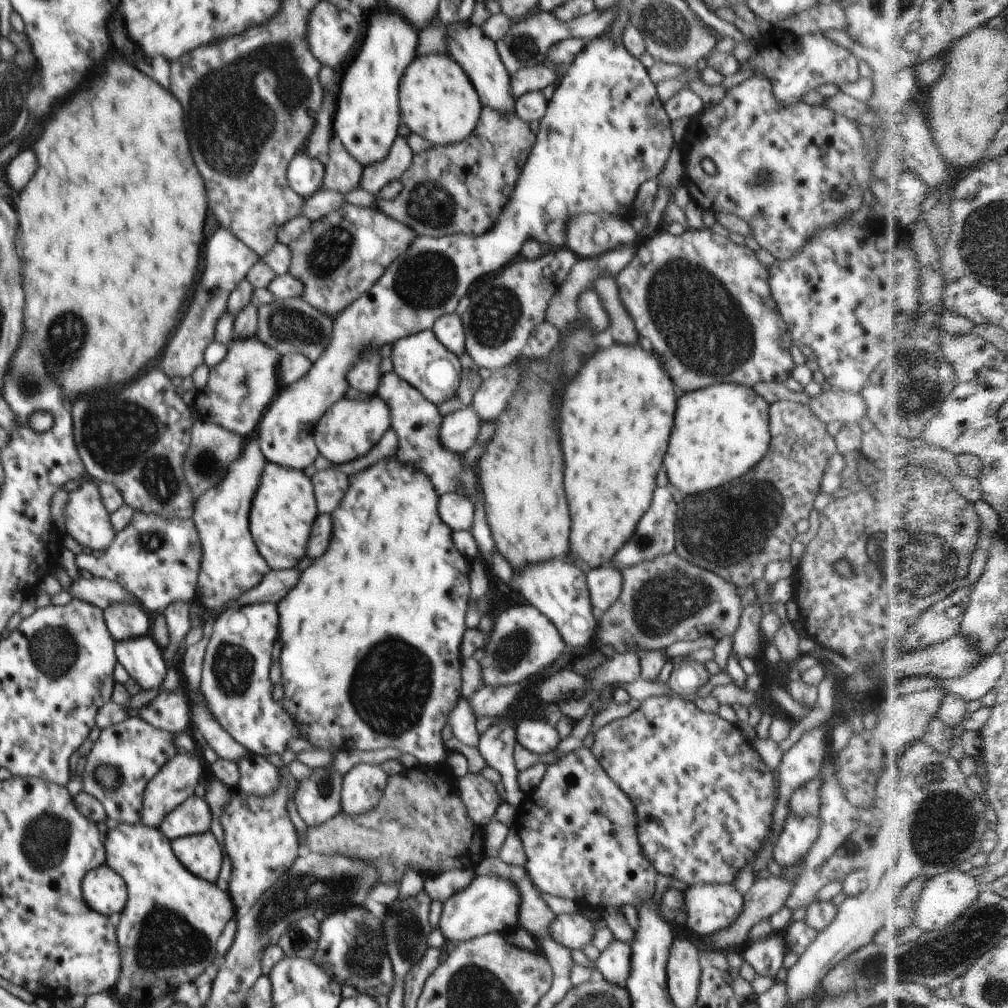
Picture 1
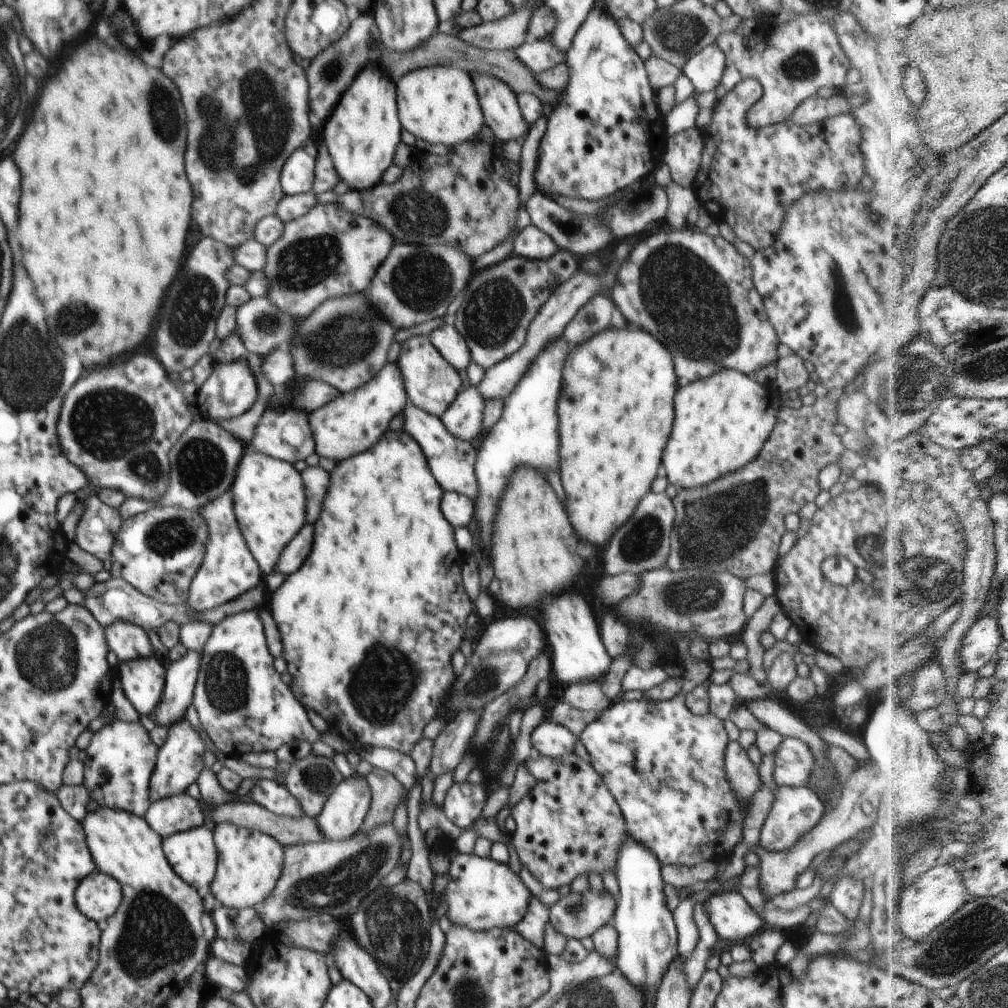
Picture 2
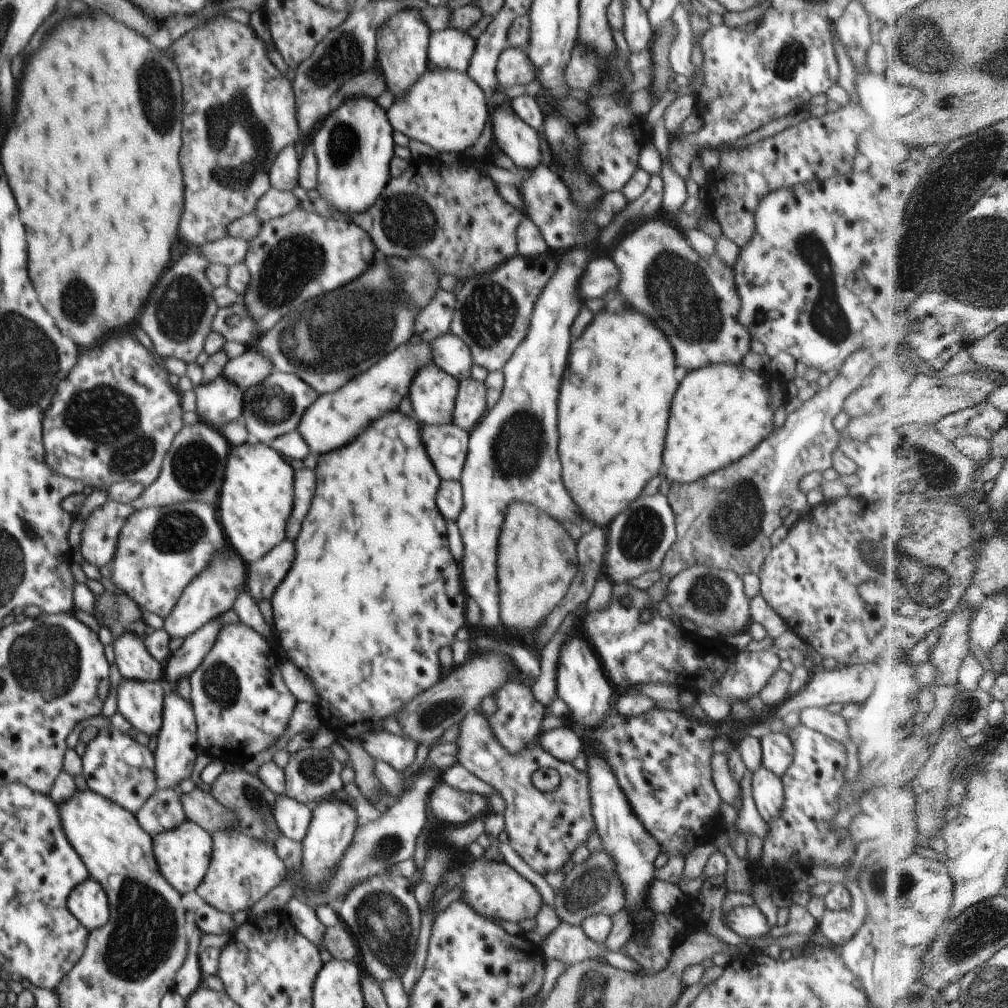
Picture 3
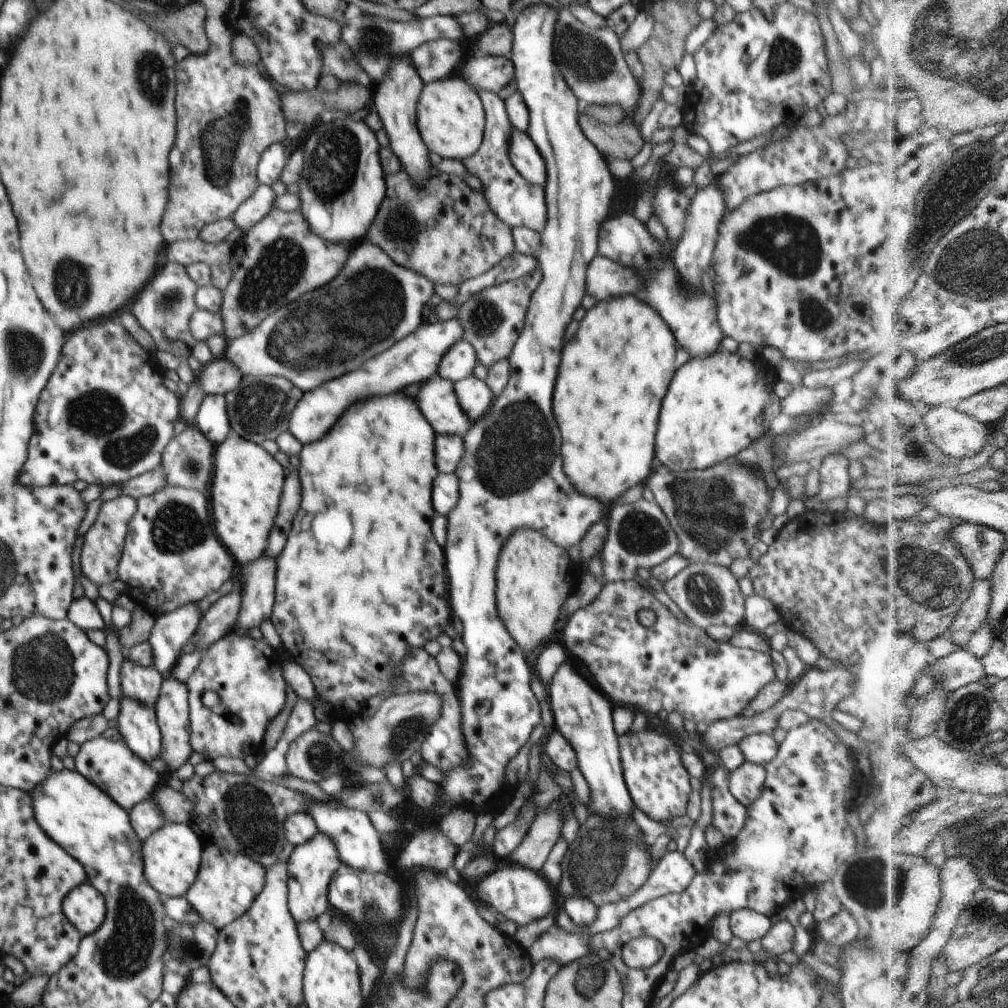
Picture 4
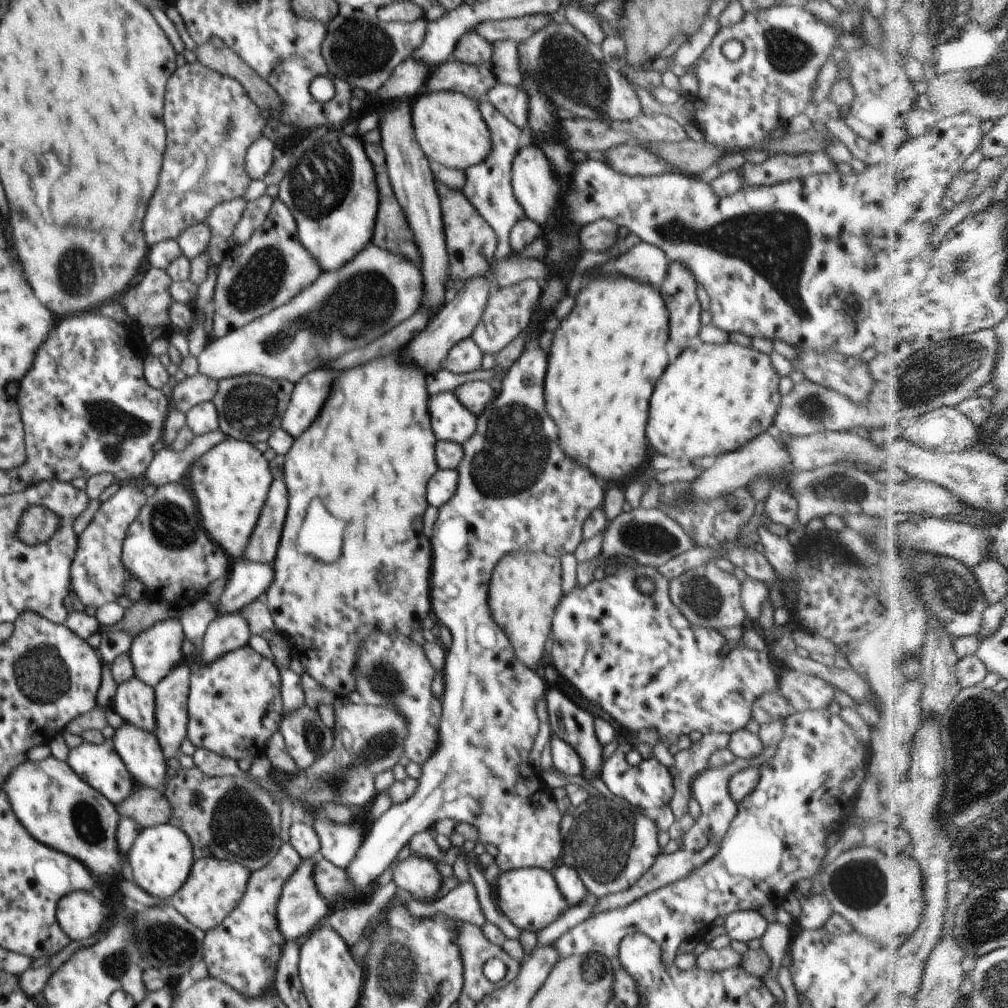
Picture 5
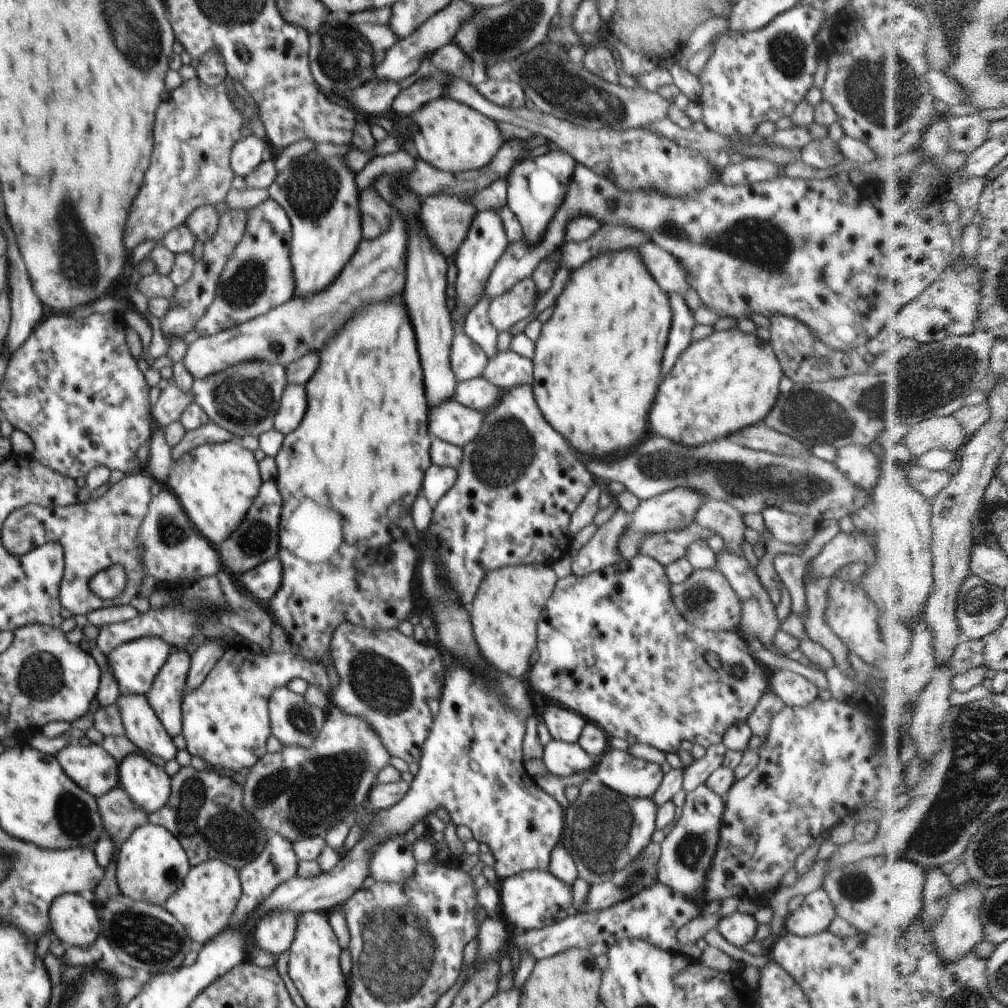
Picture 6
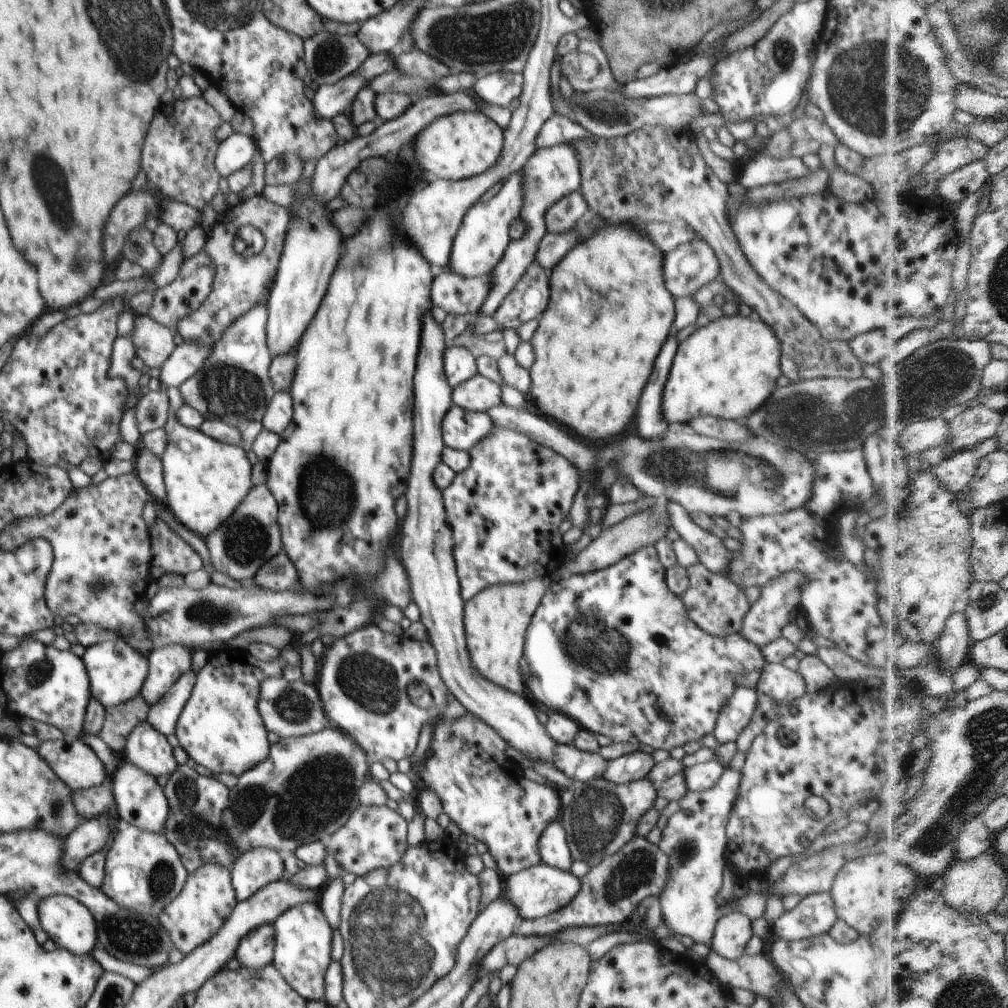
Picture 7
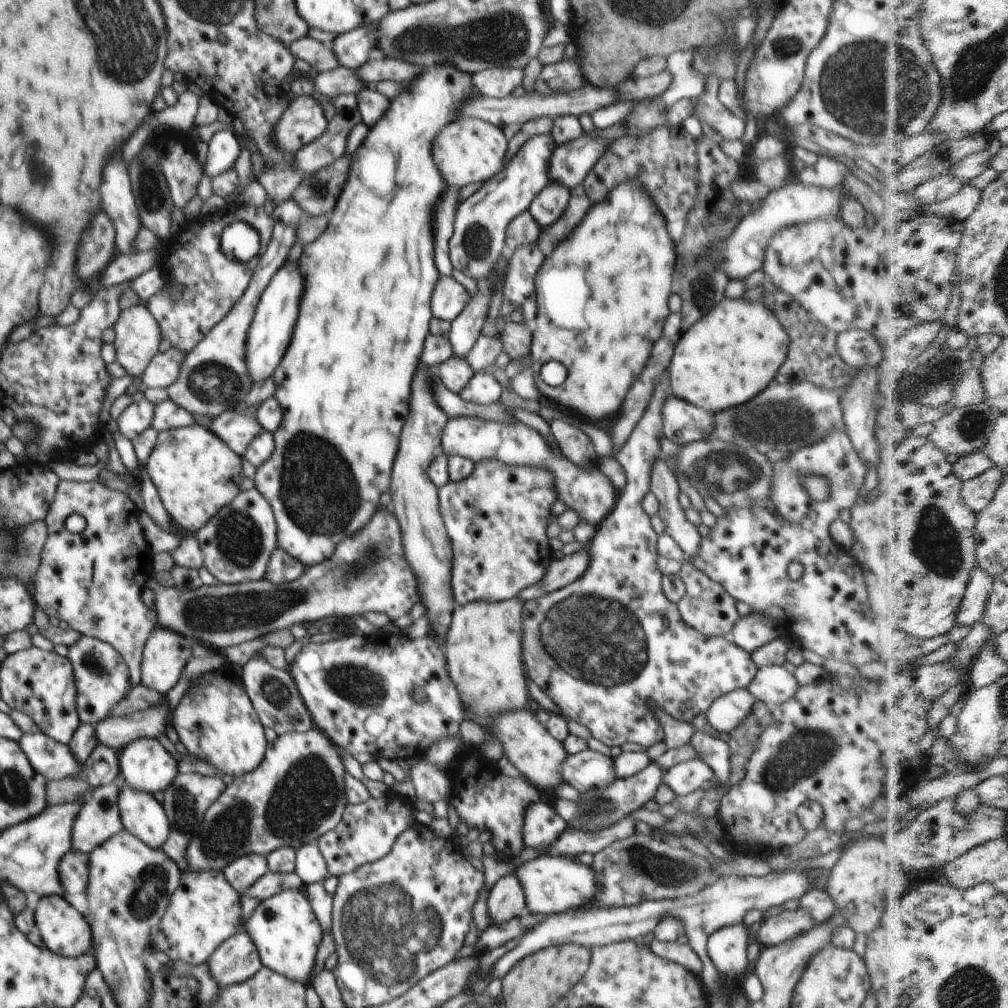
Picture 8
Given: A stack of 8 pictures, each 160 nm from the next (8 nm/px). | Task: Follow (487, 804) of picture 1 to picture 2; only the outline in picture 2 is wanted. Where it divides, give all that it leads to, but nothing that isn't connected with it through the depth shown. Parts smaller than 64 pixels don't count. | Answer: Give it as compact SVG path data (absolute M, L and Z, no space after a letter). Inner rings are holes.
M470 781L454 783L448 790L443 809L450 821L460 828L472 827L481 817L487 801L486 791Z

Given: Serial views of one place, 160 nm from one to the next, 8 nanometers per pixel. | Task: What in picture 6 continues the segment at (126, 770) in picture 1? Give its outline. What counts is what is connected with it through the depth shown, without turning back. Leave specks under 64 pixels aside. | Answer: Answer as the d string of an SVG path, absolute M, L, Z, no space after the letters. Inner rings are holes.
M70 743L56 754L62 770L96 798L119 784L119 762L99 744Z

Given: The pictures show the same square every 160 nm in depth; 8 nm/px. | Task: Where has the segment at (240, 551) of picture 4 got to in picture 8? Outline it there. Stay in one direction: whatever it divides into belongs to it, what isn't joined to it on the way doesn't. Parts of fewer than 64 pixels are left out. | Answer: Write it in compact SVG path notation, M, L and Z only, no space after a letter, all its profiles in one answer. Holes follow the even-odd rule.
M202 425L160 431L145 464L171 520L188 532L198 532L240 492L242 459L223 440Z

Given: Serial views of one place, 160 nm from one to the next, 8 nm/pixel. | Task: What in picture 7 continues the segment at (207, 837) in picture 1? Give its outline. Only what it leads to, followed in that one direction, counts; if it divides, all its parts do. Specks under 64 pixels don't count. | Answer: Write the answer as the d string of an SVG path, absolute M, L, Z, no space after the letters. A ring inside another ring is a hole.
M122 820L112 846L106 851L105 877L102 890L125 909L159 916L181 893L188 872L178 851L164 833L139 829Z

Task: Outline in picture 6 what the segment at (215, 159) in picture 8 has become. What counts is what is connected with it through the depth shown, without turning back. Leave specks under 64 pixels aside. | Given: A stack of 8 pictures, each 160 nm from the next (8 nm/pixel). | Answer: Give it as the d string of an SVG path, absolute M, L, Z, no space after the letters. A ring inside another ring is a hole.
M252 135L242 137L231 150L231 167L236 176L247 177L264 160L264 152L270 144Z

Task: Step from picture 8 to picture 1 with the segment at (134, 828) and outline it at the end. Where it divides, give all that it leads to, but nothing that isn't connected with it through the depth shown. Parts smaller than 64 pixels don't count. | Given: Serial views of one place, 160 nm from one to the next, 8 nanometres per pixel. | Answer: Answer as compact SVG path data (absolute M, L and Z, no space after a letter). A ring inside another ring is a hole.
M151 634L115 640L117 662L144 690L162 686L166 676L167 664L163 649Z

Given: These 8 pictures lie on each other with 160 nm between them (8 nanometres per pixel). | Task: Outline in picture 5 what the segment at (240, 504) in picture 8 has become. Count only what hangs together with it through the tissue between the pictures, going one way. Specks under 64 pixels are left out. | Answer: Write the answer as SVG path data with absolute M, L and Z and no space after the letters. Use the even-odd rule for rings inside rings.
M282 477L270 485L265 505L241 560L272 565L281 539L289 505L289 492Z

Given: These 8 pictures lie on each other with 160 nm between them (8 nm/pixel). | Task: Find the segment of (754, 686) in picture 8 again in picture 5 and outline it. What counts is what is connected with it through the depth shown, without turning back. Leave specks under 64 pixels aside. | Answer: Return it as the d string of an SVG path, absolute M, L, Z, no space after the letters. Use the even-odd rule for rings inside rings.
M781 668L779 679L779 692L786 699L788 706L794 712L807 710L828 710L829 704L834 701L835 686L814 675L804 674L788 668Z

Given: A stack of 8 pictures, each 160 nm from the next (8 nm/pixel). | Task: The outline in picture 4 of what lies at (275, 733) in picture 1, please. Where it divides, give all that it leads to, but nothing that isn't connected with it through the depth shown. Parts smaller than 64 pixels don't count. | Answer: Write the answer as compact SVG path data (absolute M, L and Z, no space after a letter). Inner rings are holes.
M230 632L227 635L224 635L220 640L214 642L213 645L210 645L208 649L205 650L206 654L201 658L201 661L198 663L196 670L190 675L190 678L187 680L187 689L188 689L188 702L189 702L189 719L190 719L190 744L194 751L203 754L206 759L210 761L213 758L218 758L218 756L227 756L232 758L242 758L245 760L248 755L257 755L262 752L264 734L266 734L266 728L272 721L275 716L280 714L284 704L286 704L286 685L287 682L283 677L283 662L284 659L279 658L277 651L273 649L268 643L266 644L264 639L252 639L247 634L240 634ZM208 690L216 692L218 698L220 699L219 705L214 708L207 708L202 703L202 695Z

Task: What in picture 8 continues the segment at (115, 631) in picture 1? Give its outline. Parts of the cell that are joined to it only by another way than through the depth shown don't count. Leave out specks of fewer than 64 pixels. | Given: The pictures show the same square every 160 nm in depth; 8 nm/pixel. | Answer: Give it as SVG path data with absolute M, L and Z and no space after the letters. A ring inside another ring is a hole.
M158 739L131 740L118 755L121 783L153 795L170 786L179 773L178 761Z

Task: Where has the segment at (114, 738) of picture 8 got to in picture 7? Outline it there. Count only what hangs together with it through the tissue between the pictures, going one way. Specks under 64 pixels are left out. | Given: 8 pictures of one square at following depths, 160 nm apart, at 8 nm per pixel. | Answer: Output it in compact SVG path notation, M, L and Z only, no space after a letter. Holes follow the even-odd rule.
M192 668L182 674L165 696L156 705L149 707L147 721L159 733L166 736L175 734L179 714L192 694L192 689L197 681L197 674L198 672L193 671Z

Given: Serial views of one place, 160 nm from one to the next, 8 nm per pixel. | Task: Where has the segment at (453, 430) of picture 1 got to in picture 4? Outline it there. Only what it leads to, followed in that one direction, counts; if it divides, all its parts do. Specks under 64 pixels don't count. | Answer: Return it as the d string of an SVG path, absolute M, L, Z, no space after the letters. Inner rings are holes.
M473 374L453 383L460 408L470 421L482 418L493 403L494 396L485 381Z

